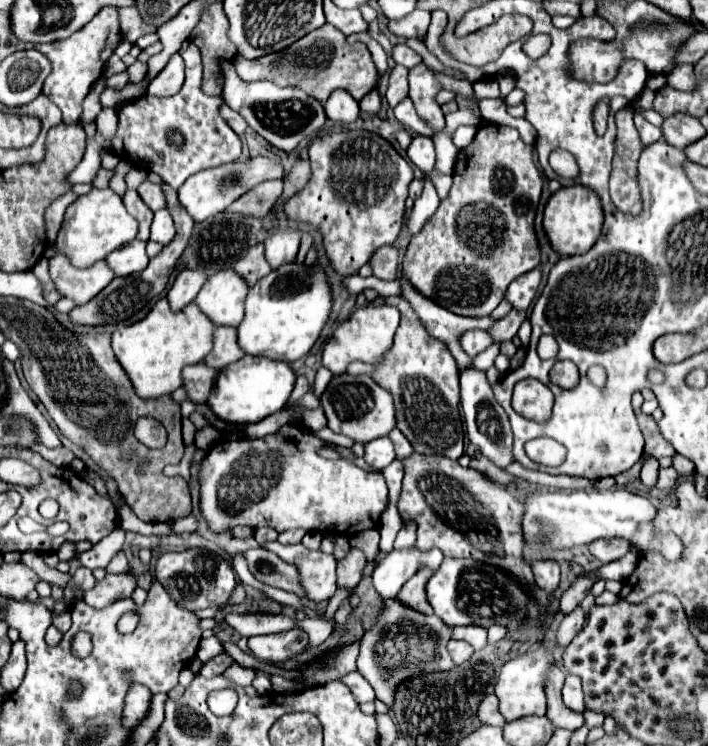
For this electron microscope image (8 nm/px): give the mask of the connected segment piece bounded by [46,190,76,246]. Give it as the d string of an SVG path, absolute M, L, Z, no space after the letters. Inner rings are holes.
M70 190L68 194L64 194L64 198L58 198L50 210L46 212L46 236L48 236L48 244L52 246L56 242L56 236L58 236L58 230L60 230L60 224L62 224L62 218L64 218L64 210L68 208L68 204L72 204L76 200L74 192Z

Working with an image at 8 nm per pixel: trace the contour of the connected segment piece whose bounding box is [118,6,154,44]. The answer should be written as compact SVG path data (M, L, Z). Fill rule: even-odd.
M134 6L118 8L118 16L120 16L122 36L132 44L135 44L142 35L154 32L154 26L146 26L142 18L138 18L138 10L134 10Z

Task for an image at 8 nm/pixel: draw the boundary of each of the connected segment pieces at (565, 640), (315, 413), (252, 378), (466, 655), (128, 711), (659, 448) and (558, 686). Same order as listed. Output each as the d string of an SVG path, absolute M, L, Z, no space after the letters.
M576 606L568 616L564 616L560 630L558 630L558 644L568 646L572 638L582 630L584 620L586 620L586 612L582 610L582 606Z
M308 410L308 412L304 414L302 424L304 424L306 428L310 428L310 430L316 432L316 430L322 430L322 428L326 426L326 416L324 416L322 410Z
M244 356L242 360L226 366L226 370L218 372L218 382L214 386L214 394L210 394L208 406L228 422L250 424L260 422L262 418L286 408L288 398L296 384L296 372L288 362Z
M452 640L452 642L447 645L447 650L450 652L452 660L454 660L458 666L464 664L466 660L470 660L470 656L472 656L472 652L474 652L474 648L472 648L468 642L460 642L460 640Z
M132 684L128 694L126 694L126 706L124 706L124 718L122 722L126 724L126 728L134 728L146 714L148 704L150 704L150 696L152 692L142 686L142 684Z
M636 410L636 416L638 416L638 424L640 424L640 430L644 434L644 440L646 440L646 446L644 450L656 458L662 458L662 456L674 456L676 452L672 452L672 446L662 438L656 422L652 416L644 414L642 410Z
M554 670L550 674L550 682L546 684L546 696L548 696L548 712L546 716L554 722L556 728L566 728L566 730L578 730L584 726L584 716L580 712L570 710L564 700L562 700L562 670Z

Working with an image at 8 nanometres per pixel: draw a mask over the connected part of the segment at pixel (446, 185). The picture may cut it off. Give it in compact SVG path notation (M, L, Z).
M430 170L430 172L426 172L424 176L432 180L432 184L434 184L436 192L438 192L440 200L446 198L446 194L448 194L448 190L450 190L450 186L452 186L452 176L442 174L442 172L436 172L436 170Z

